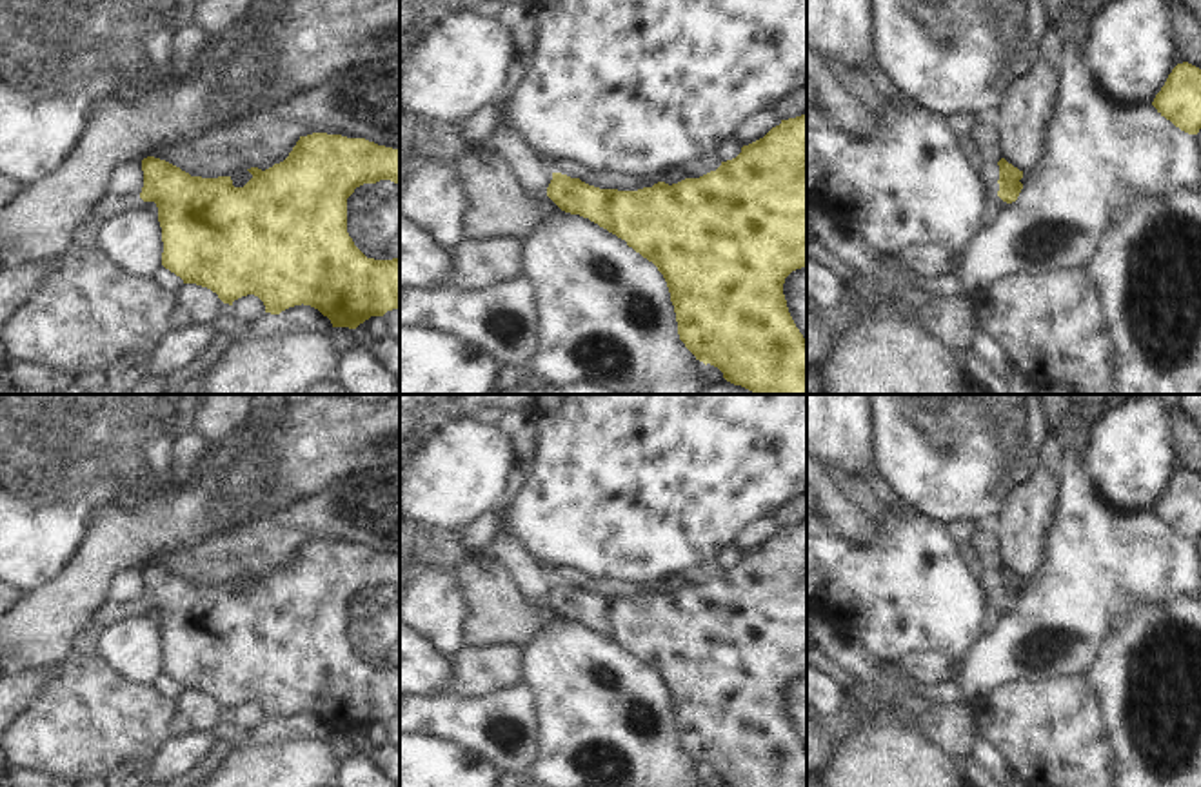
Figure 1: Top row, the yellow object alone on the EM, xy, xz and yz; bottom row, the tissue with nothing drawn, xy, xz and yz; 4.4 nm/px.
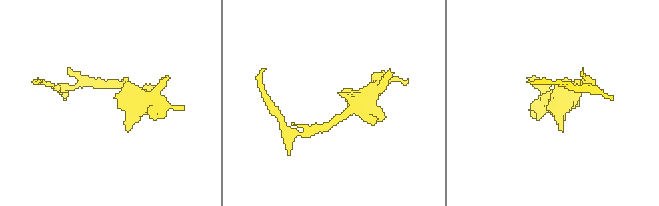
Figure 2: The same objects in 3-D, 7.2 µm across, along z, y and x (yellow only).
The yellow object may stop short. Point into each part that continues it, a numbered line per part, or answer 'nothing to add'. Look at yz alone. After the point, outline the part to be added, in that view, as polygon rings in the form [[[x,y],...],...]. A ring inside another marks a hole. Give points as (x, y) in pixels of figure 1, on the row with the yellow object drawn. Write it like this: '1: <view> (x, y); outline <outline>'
nothing to add

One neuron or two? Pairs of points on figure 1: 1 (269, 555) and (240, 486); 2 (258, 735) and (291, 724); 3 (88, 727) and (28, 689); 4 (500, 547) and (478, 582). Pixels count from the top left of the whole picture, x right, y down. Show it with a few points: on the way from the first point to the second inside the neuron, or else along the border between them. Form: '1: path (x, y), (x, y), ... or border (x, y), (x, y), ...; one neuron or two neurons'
1: border (293, 506), (215, 535); two neurons
2: path (266, 731), (284, 729); one neuron
3: border (57, 666), (39, 697), (19, 715); two neurons
4: border (487, 555), (502, 566), (520, 591); two neurons

